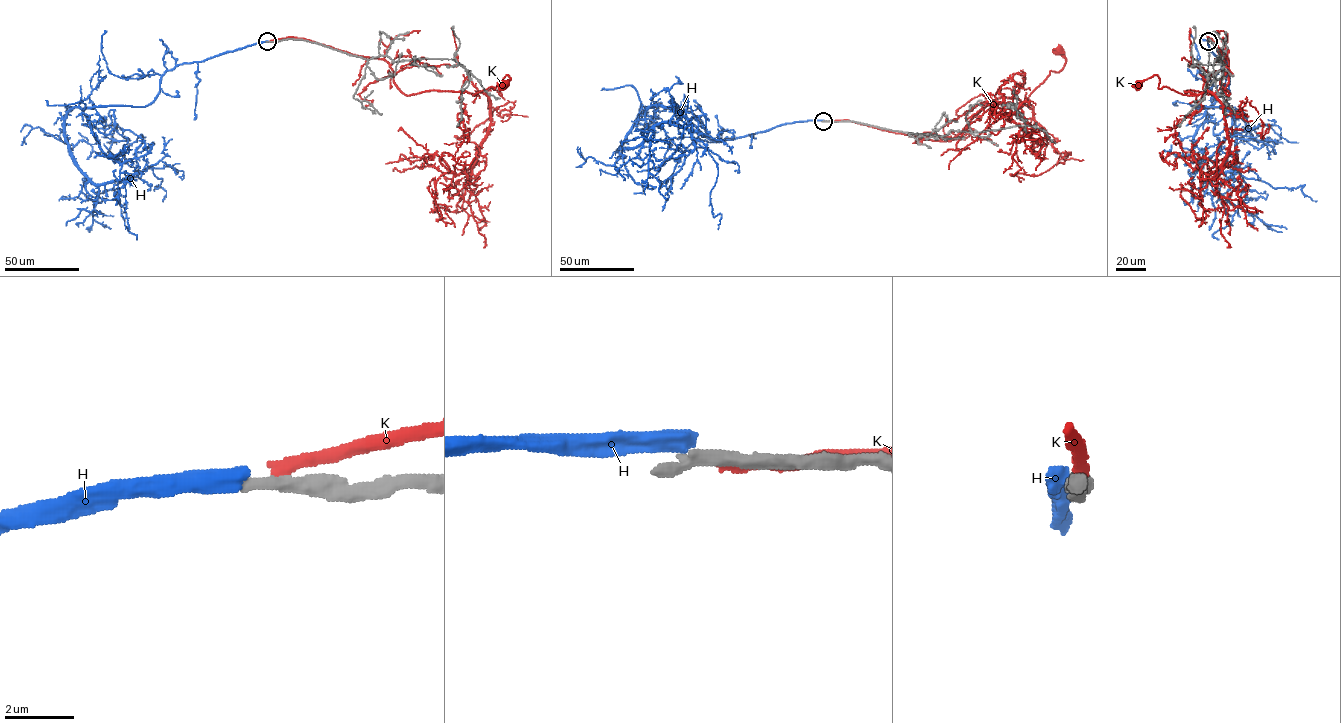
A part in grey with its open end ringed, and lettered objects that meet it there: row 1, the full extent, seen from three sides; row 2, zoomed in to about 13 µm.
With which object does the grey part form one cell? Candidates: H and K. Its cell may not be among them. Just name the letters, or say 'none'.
none

